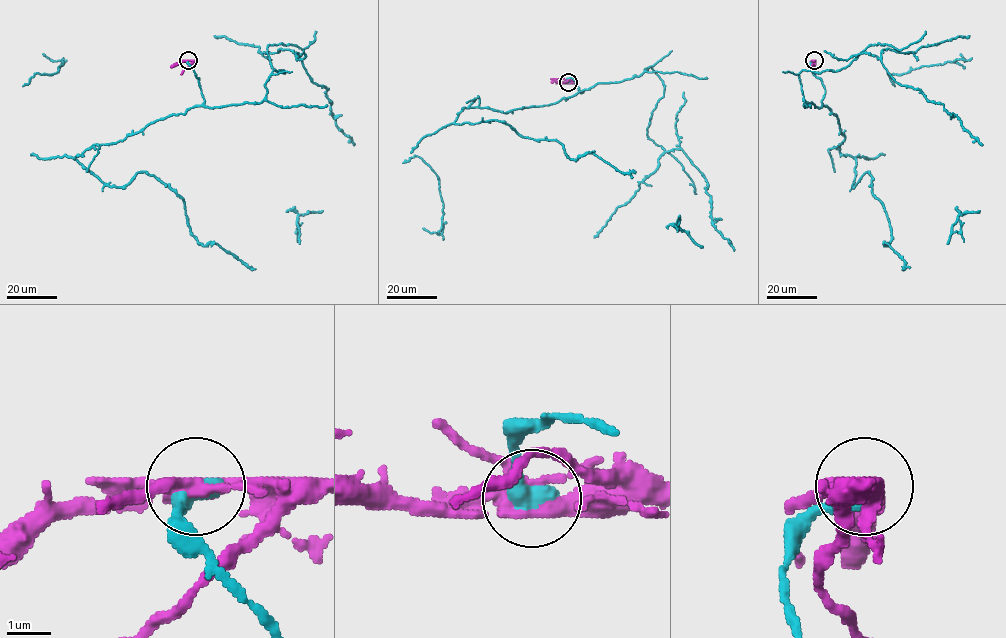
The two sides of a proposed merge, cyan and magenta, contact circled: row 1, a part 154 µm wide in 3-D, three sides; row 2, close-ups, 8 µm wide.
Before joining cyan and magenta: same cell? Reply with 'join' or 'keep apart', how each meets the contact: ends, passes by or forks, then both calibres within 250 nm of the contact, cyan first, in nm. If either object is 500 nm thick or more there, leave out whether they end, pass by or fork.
keep apart | 500/400 nm

